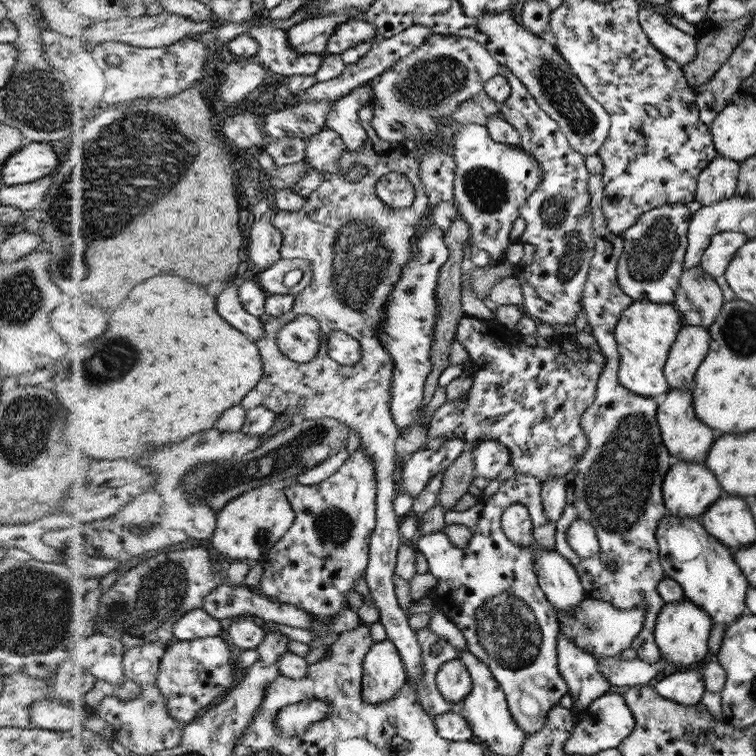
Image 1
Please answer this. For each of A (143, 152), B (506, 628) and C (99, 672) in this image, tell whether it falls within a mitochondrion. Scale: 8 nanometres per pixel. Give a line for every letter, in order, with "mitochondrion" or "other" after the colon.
A: mitochondrion
B: mitochondrion
C: other

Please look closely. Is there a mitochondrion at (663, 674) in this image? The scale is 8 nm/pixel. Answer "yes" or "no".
no

